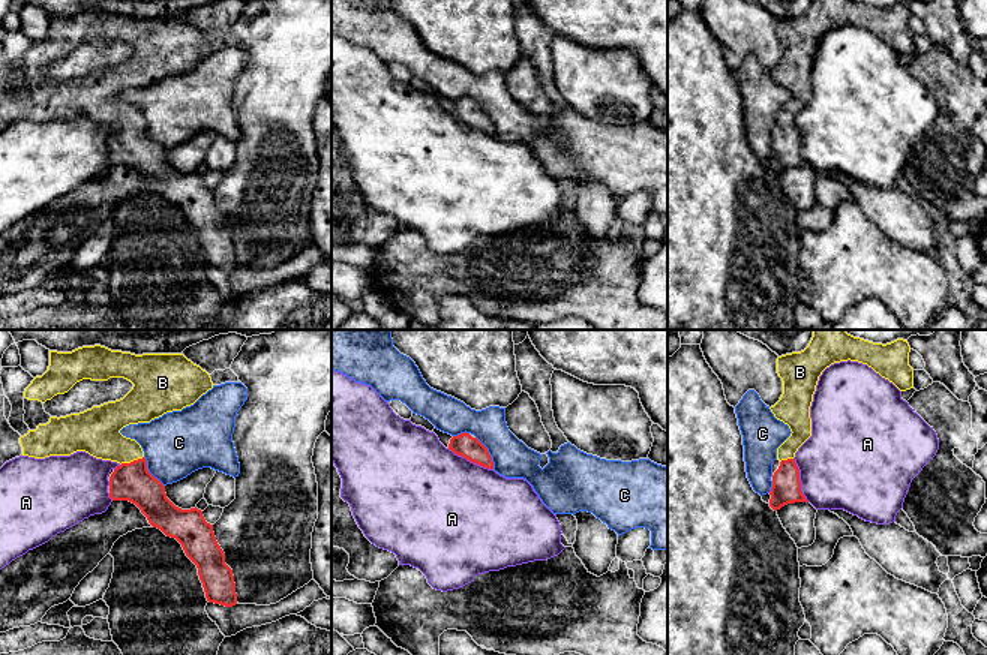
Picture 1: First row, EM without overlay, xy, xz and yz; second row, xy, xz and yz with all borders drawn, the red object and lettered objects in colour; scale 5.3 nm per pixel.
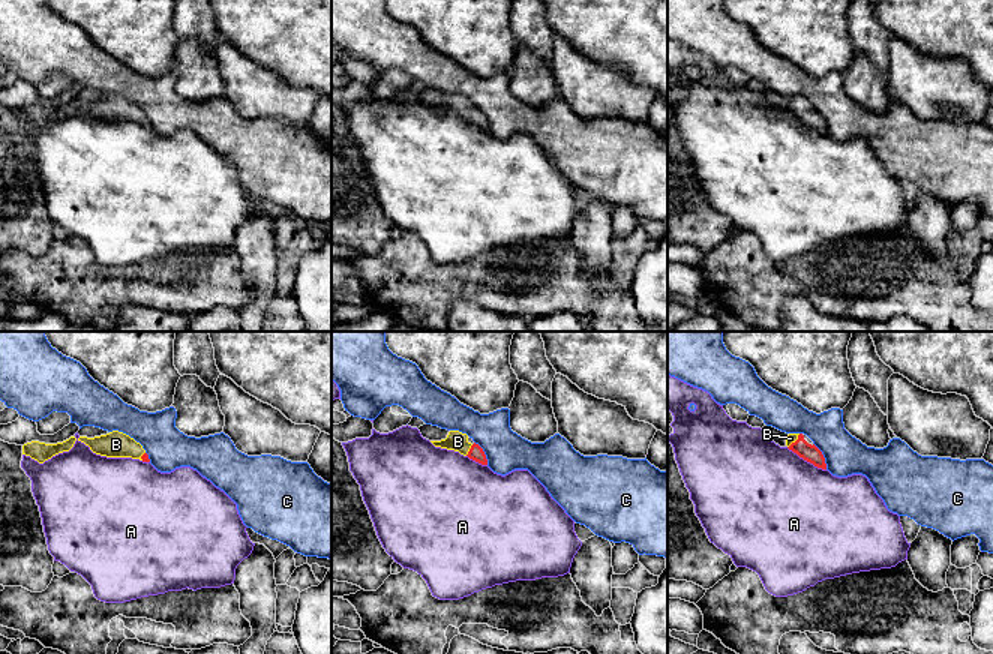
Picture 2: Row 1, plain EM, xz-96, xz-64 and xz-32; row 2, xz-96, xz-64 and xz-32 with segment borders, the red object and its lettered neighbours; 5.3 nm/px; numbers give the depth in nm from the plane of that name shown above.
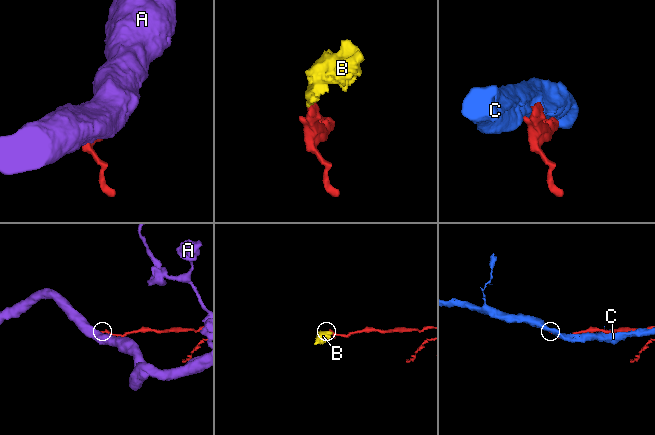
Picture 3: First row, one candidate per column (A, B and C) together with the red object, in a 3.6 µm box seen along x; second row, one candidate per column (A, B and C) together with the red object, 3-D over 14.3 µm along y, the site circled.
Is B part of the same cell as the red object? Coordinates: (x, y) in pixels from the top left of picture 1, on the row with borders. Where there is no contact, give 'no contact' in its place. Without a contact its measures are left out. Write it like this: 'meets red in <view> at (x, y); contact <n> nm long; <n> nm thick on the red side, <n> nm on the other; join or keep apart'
meets red in xy at (131, 462); contact 140 nm long; 200 nm thick on the red side, 240 nm on the other; join

